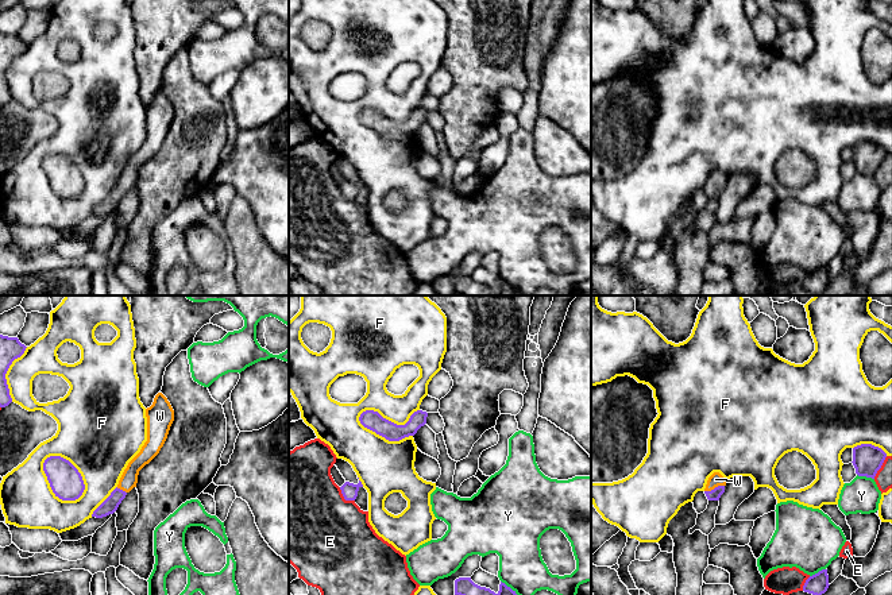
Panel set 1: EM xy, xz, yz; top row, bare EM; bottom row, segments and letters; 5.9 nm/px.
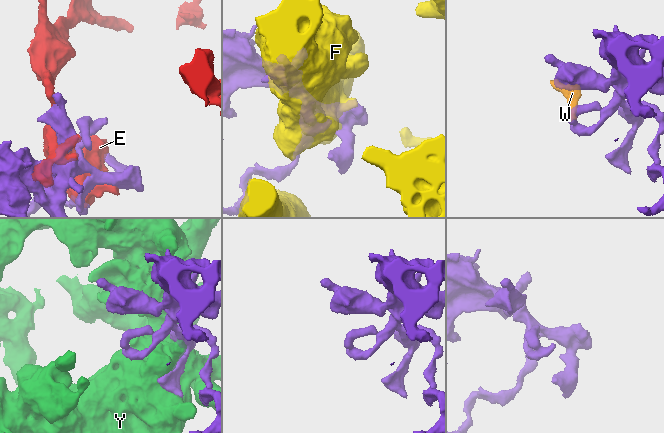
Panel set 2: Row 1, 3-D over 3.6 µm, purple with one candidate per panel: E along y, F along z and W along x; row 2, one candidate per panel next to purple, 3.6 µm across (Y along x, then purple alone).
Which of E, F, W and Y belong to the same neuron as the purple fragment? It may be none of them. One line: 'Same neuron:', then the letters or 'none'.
Same neuron: W

